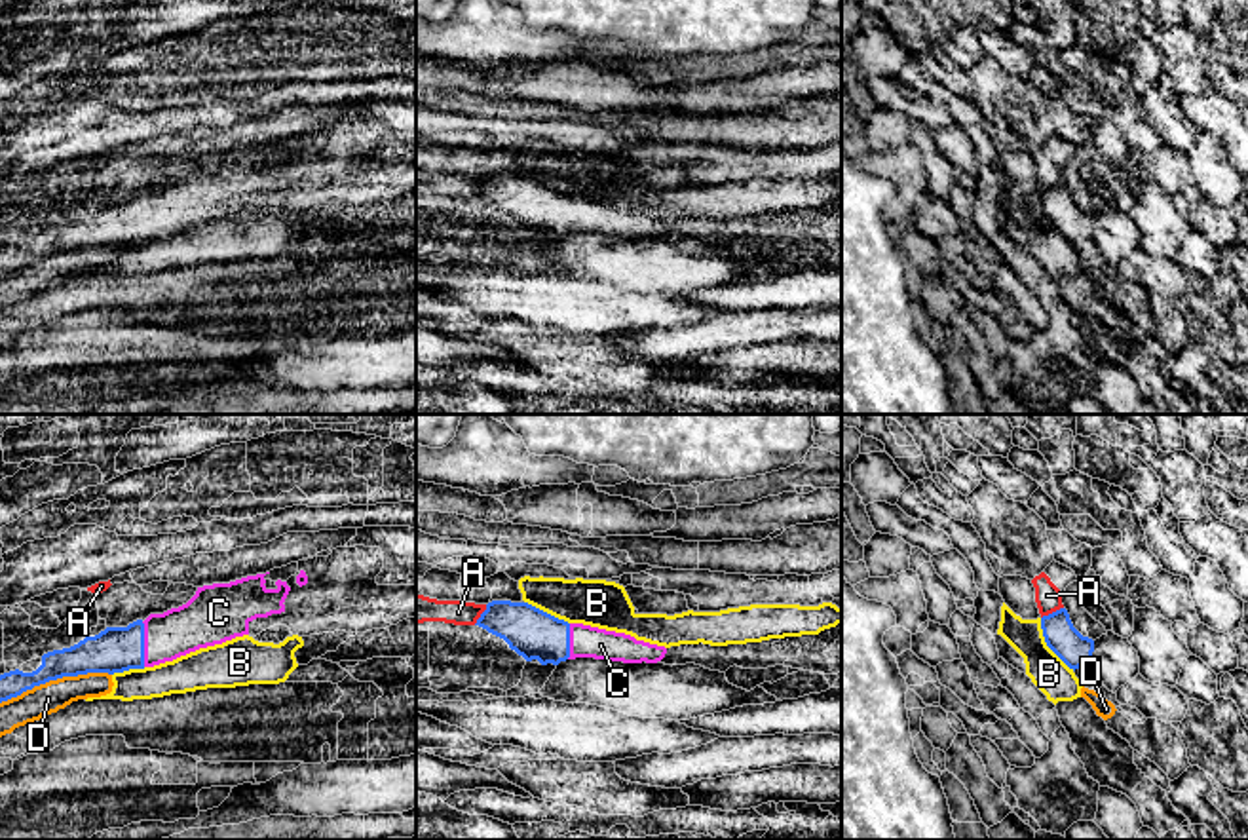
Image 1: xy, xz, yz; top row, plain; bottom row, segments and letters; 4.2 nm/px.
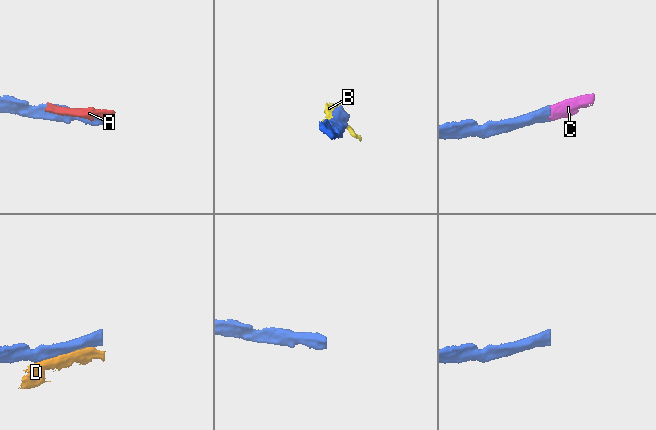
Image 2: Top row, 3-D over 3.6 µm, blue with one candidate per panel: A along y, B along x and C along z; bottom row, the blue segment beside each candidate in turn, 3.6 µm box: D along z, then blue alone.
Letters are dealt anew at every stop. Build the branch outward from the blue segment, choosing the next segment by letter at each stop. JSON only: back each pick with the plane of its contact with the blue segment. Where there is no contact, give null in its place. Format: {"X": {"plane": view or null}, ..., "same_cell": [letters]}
{"C": {"plane": "xy"}, "same_cell": ["C"]}

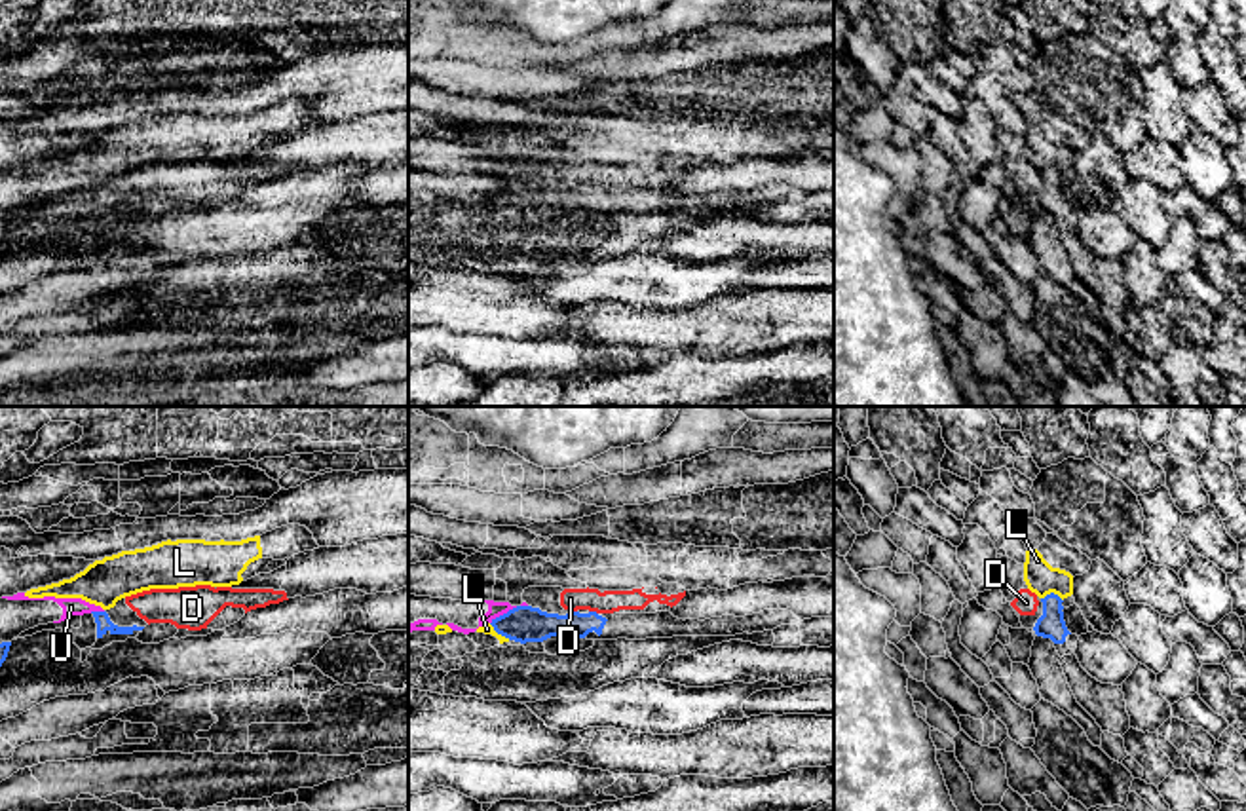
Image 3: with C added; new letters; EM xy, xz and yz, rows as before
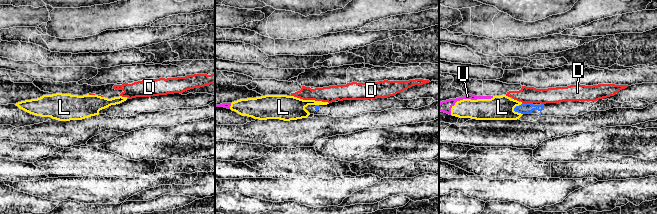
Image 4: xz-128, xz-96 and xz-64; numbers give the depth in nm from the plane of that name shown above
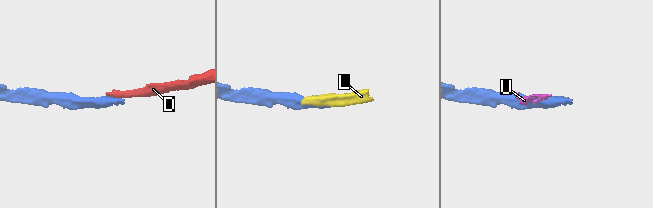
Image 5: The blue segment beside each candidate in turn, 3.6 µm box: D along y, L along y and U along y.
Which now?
{"same_cell": []}

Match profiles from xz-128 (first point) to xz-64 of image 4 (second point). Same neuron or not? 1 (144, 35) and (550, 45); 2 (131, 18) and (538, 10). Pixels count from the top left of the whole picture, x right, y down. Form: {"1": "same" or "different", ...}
{"1": "same", "2": "different"}

